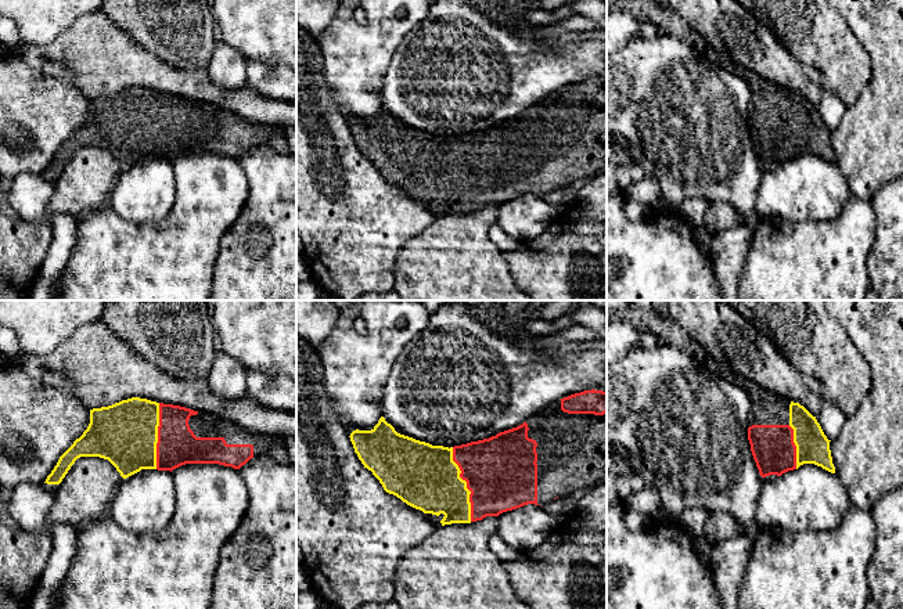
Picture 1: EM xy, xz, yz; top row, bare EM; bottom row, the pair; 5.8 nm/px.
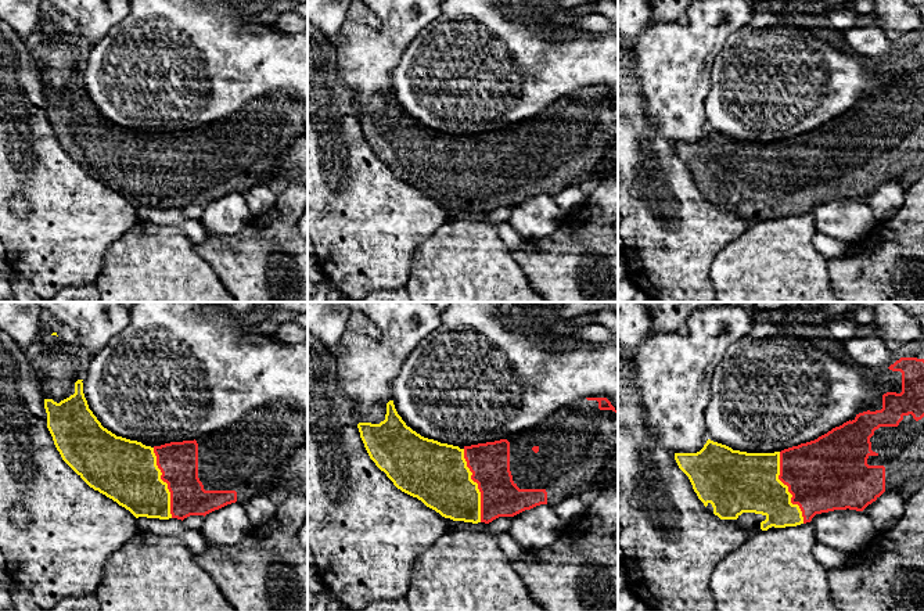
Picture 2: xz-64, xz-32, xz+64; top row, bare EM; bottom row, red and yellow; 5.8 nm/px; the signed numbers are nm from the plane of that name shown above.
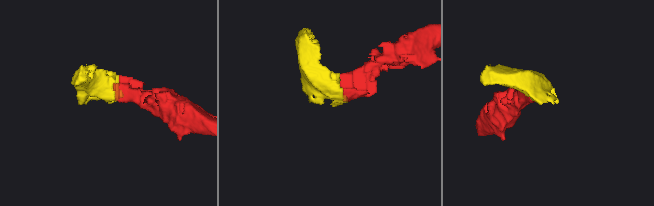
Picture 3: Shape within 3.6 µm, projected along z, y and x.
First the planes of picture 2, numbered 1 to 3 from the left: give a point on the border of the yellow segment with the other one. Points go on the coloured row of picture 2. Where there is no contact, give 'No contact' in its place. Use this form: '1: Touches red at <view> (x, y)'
1: Touches red at xz-64 (165, 481)
2: Touches red at xz-32 (478, 485)
3: Touches red at xz+64 (788, 489)

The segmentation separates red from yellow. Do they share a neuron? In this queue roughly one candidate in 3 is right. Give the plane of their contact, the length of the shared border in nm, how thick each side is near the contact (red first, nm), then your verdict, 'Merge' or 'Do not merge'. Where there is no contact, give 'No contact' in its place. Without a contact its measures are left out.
Touches red in xz. Shared border 440 nm. Thickness 420 nm (red) against 380 nm. Merge

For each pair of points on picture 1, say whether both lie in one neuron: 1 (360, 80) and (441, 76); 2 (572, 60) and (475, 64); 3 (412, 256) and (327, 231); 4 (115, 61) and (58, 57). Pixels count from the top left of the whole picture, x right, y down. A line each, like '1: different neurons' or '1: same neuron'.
1: different neurons
2: same neuron
3: different neurons
4: same neuron

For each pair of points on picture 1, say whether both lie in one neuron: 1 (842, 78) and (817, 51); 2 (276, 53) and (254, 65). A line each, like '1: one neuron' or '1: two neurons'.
1: one neuron
2: two neurons

